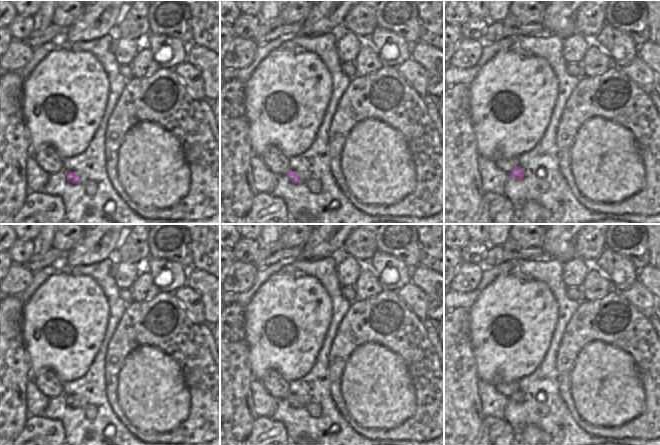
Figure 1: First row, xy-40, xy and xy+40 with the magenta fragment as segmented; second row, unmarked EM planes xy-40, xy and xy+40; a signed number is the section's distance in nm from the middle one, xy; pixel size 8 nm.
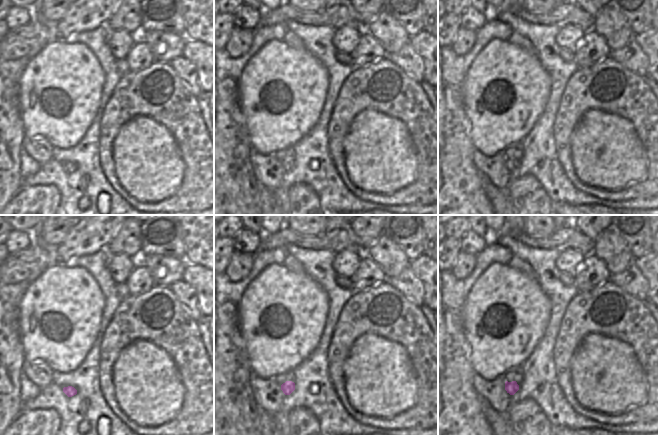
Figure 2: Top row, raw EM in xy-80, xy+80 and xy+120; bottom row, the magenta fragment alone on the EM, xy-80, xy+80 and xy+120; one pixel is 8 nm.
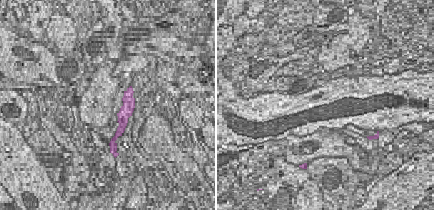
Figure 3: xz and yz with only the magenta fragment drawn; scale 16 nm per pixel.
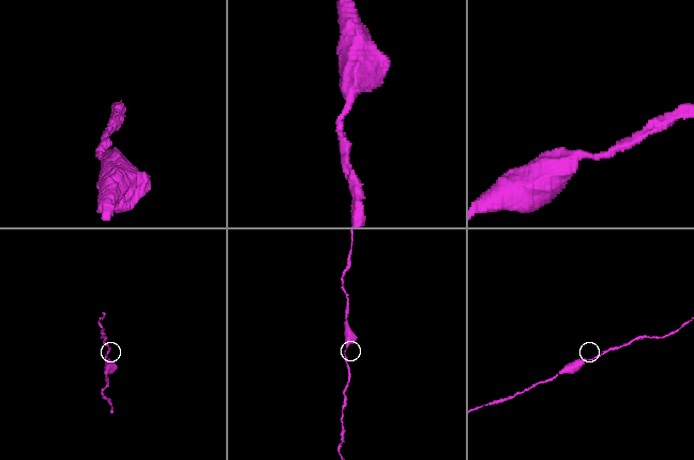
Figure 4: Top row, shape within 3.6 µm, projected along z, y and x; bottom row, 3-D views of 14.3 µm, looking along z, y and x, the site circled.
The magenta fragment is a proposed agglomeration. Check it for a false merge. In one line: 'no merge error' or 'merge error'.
no merge error

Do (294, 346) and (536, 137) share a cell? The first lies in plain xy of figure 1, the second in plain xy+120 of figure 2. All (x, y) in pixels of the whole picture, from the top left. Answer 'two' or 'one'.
two

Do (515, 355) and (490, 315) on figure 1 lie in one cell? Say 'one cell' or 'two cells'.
one cell

